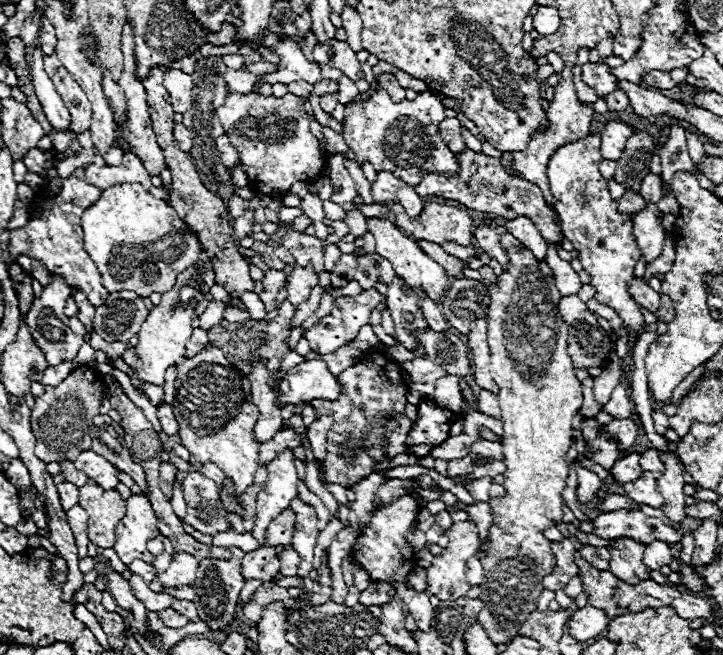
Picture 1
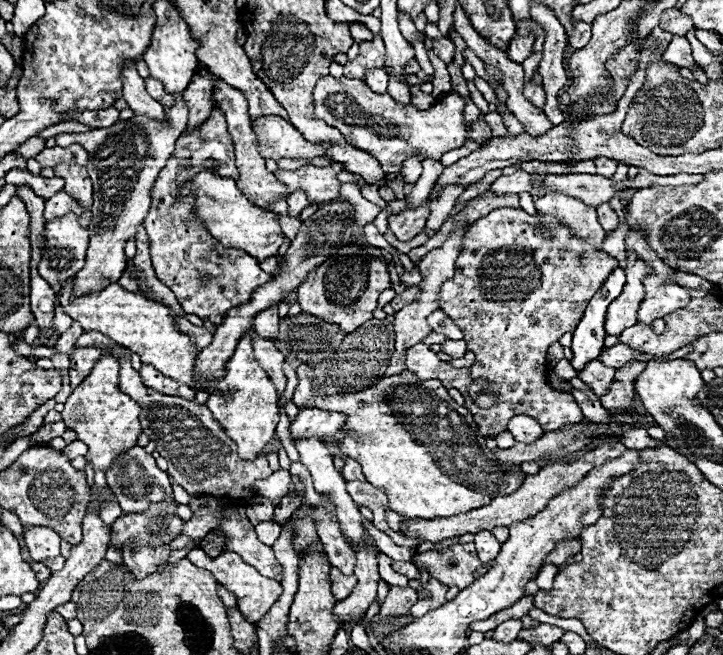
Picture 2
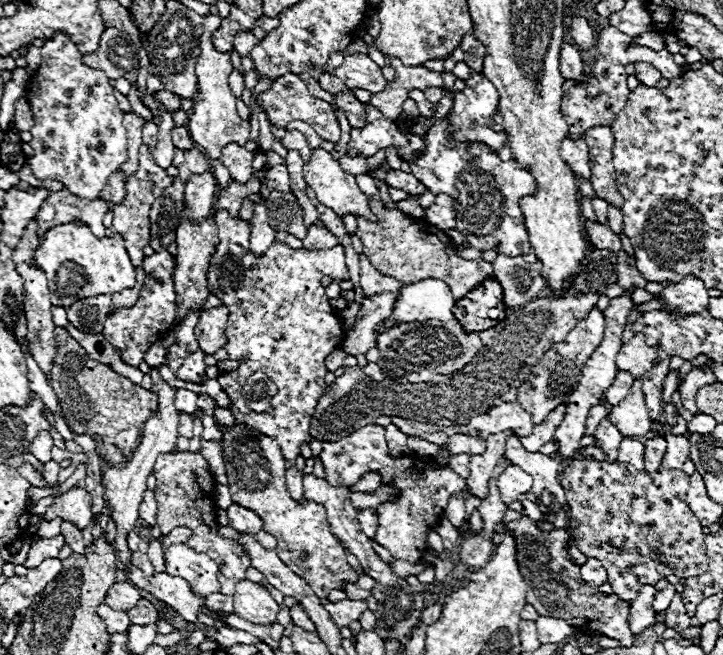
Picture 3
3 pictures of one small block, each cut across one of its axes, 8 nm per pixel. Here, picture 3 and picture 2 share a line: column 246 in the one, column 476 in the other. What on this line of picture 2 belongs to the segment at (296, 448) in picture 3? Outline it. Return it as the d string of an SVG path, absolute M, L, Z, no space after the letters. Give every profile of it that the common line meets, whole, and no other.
M496 208L488 216L476 220L466 232L464 246L466 248L456 260L454 278L448 280L440 290L440 308L460 326L463 339L470 339L467 341L467 350L476 354L476 360L470 368L458 370L452 364L441 361L428 346L420 343L406 352L406 368L418 374L418 378L440 380L446 390L456 388L464 398L468 398L466 384L470 384L478 376L488 376L494 384L498 384L500 404L496 404L492 410L478 410L476 404L464 404L472 412L482 436L496 438L508 428L508 422L520 414L536 418L544 432L580 422L582 410L574 402L572 394L560 394L548 386L546 354L548 346L558 342L562 334L574 332L574 328L582 320L586 304L604 284L608 274L618 266L618 260L604 250L582 242L580 238L574 238L574 234L570 234L570 230L566 230L566 226L558 222L558 218L550 218L538 212L526 214L520 208Z

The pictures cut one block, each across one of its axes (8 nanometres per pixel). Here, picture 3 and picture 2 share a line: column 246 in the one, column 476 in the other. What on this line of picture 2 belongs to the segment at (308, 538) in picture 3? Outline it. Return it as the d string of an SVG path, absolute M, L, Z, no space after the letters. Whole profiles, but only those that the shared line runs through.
M306 364L296 368L298 386L296 386L296 402L298 406L322 406L326 410L338 410L346 414L346 424L342 430L346 436L338 438L338 446L348 458L354 458L362 464L366 480L376 488L384 488L388 492L388 508L406 518L436 518L436 516L452 516L462 514L466 510L474 510L478 506L486 506L498 494L512 494L522 484L522 474L512 474L518 464L498 462L498 458L488 450L486 438L478 432L478 426L472 422L472 414L456 404L446 388L438 380L418 380L410 370L402 376L380 378L372 388L354 394L334 394L320 398L312 392L312 370Z

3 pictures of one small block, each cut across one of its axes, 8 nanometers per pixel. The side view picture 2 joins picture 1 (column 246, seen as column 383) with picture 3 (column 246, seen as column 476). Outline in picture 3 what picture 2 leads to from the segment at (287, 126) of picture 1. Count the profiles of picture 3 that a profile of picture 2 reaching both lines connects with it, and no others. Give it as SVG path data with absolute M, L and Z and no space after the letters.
M206 16L204 18L204 28L200 36L200 56L196 62L196 74L198 74L198 94L194 100L192 114L188 116L188 130L192 130L192 140L204 154L212 160L222 156L222 148L230 142L236 144L246 144L248 142L248 124L242 120L236 112L236 98L228 90L228 74L232 72L230 64L230 54L216 52L212 46L212 32L216 30L216 16Z

